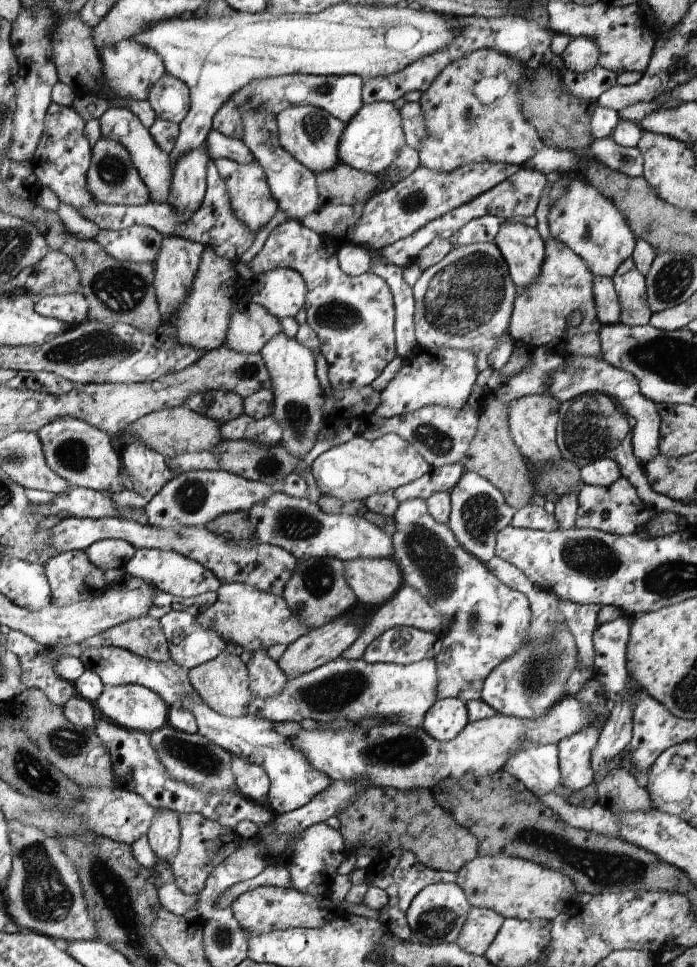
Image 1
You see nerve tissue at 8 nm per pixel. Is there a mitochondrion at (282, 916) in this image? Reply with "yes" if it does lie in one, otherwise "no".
no

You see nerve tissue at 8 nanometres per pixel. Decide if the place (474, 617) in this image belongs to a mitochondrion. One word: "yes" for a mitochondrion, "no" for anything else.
yes

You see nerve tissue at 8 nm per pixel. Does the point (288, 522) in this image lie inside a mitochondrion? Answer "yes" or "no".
yes

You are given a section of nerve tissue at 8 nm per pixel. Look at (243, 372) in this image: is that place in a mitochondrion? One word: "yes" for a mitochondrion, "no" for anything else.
yes

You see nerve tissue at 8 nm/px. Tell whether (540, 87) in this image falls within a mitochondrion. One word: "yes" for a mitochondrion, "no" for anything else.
yes

